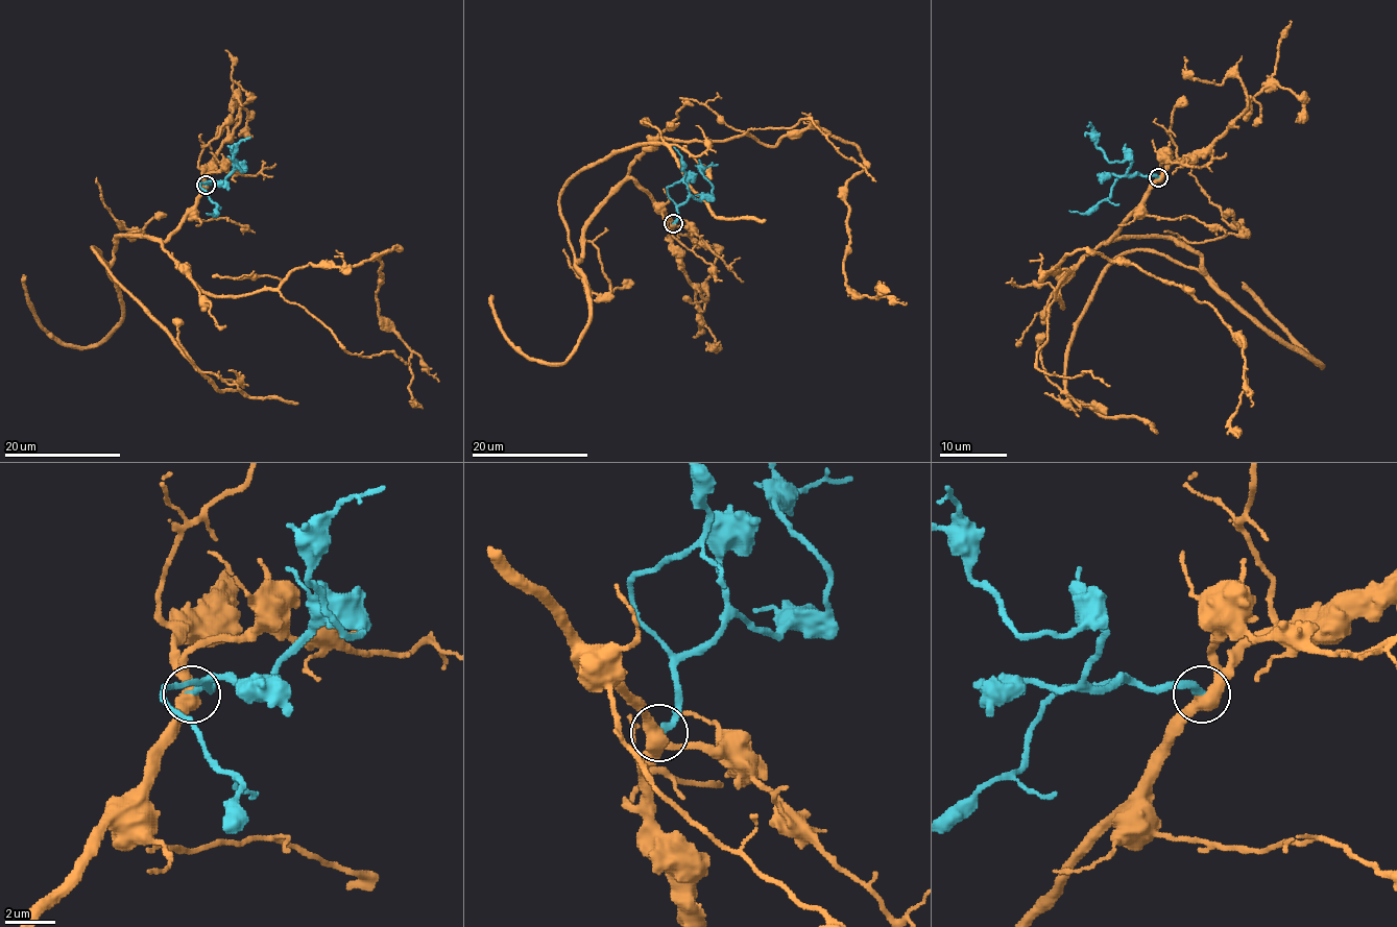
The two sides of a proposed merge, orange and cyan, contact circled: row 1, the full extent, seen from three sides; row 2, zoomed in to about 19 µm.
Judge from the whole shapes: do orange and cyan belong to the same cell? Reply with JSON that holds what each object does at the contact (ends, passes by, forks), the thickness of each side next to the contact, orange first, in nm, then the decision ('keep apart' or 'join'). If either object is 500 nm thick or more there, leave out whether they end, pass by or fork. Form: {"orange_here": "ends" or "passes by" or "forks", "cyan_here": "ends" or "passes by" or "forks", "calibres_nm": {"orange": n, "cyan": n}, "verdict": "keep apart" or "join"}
{"calibres_nm": {"orange": 550, "cyan": 300}, "verdict": "join"}

